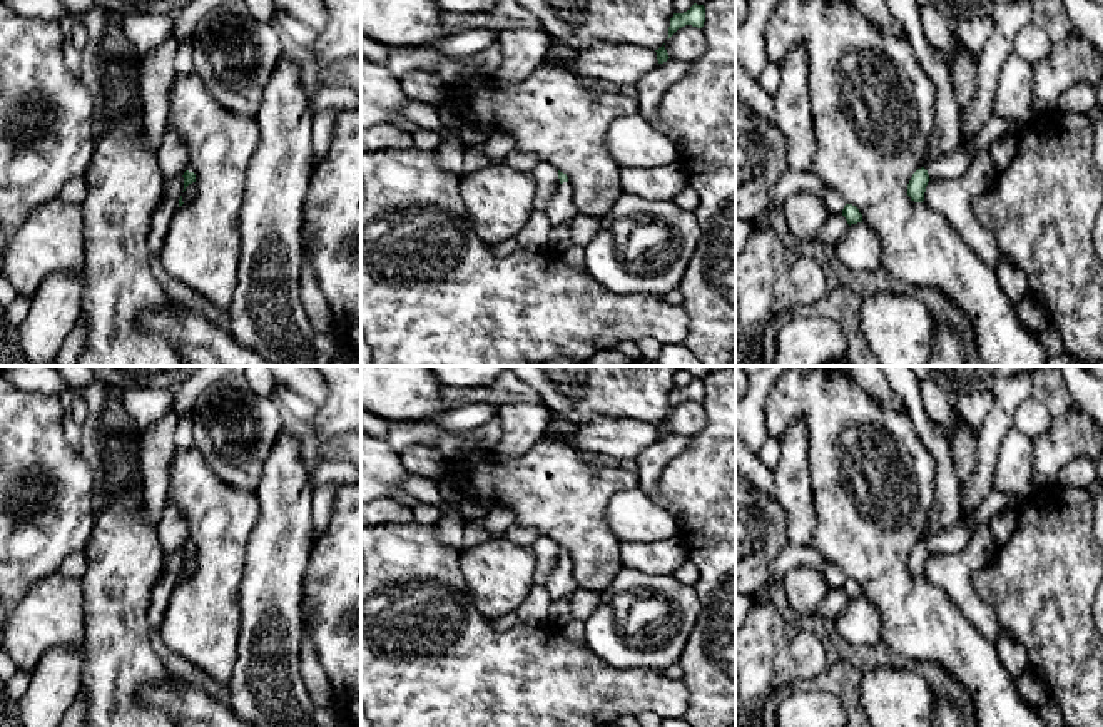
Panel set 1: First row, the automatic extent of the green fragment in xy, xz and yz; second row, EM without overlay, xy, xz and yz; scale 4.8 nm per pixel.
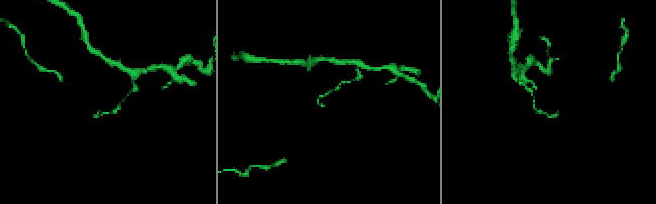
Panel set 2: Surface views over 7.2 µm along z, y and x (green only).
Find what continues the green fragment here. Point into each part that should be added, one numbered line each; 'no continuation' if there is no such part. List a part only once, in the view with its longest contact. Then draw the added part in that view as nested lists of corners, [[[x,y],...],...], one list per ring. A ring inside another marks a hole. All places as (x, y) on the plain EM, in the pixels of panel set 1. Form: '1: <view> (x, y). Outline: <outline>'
1: yz (956, 538). Outline: [[[993,490],[973,516],[959,520],[956,526],[926,540],[924,543],[928,545],[929,553],[959,553],[971,543],[979,526],[988,525],[996,513],[1003,510],[1016,510],[1019,505],[1019,500],[1013,495]]]

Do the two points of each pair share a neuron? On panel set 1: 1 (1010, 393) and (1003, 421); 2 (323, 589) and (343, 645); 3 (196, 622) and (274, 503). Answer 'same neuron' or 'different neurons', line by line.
1: same neuron
2: same neuron
3: different neurons

